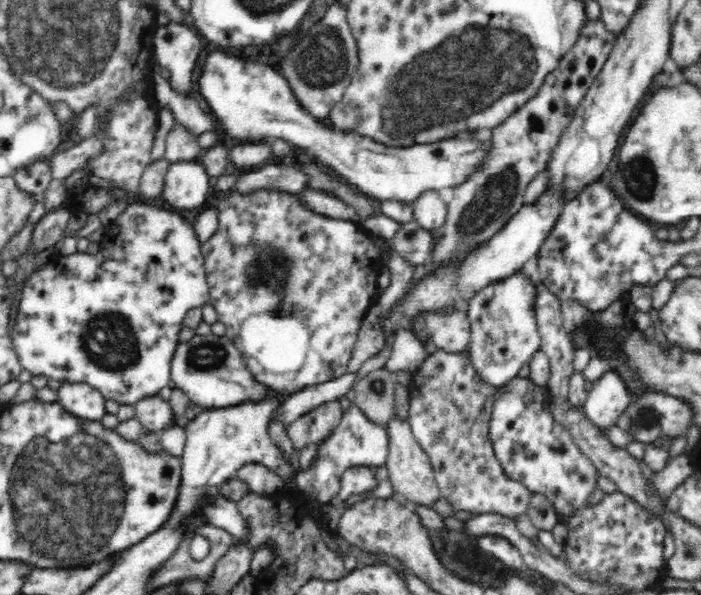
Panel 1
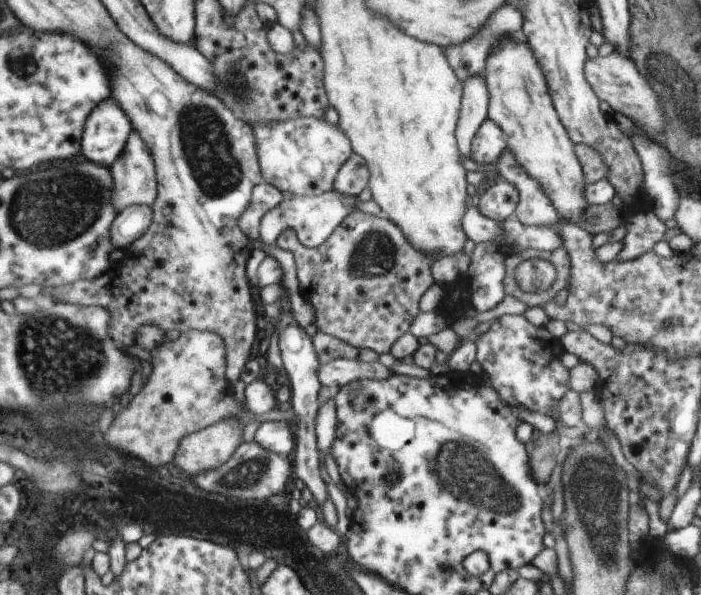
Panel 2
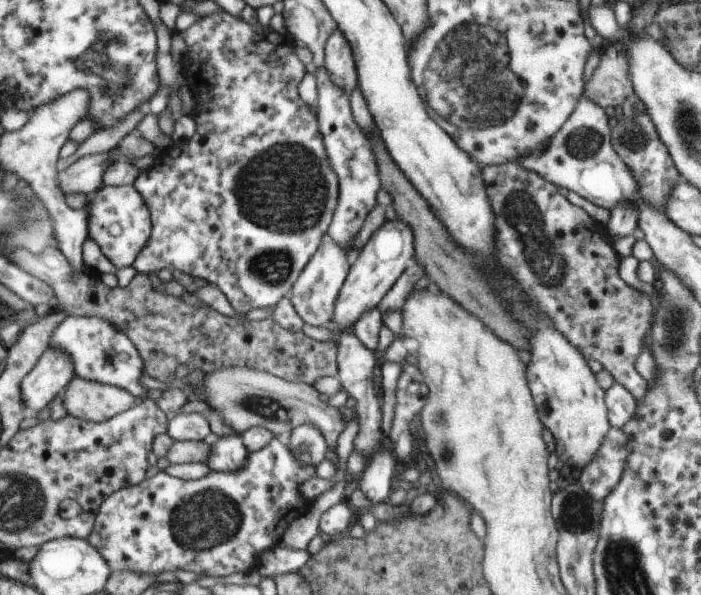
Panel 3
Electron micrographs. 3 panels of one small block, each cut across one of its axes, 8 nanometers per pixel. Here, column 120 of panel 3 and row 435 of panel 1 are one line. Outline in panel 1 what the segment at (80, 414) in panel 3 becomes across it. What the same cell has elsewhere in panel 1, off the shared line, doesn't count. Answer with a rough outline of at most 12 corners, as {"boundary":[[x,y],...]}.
{"boundary":[[392,414],[385,466],[395,496],[432,506],[440,497],[410,421]]}

